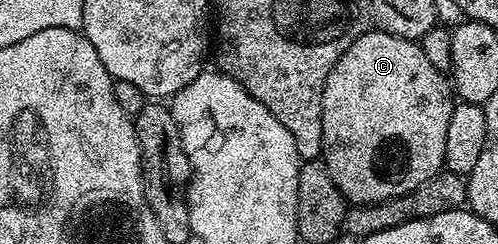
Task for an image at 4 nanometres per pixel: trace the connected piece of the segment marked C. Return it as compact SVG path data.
M370 28L362 36L358 36L358 40L354 40L354 44L350 44L350 48L342 52L338 64L330 68L330 76L326 76L326 88L322 92L322 144L324 145L322 161L344 199L357 206L369 206L382 200L390 200L394 196L402 196L418 188L418 184L426 184L426 180L441 173L445 169L446 132L450 128L453 105L454 91L445 71L434 68L434 64L430 64L430 59L426 57L424 47L419 41L399 38L375 28Z

